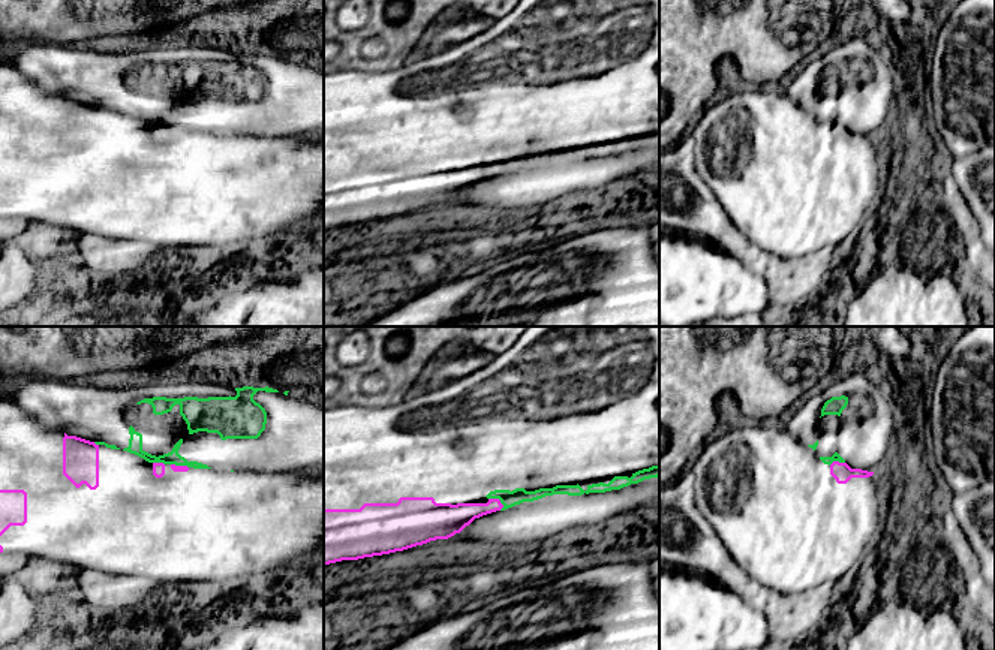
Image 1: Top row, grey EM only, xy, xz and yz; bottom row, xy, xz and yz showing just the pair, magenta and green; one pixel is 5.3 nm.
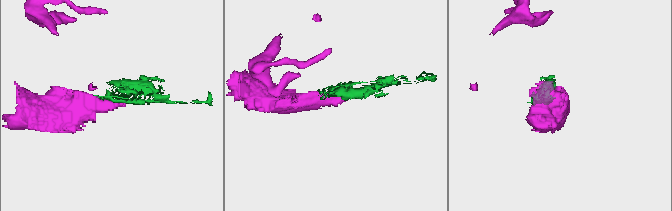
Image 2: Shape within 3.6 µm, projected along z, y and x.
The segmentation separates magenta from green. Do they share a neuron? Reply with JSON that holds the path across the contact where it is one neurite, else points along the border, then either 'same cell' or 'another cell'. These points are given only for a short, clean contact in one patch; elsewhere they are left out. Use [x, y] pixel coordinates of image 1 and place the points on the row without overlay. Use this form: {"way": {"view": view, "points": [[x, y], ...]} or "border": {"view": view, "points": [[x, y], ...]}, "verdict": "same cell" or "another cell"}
{"verdict": "another cell"}

